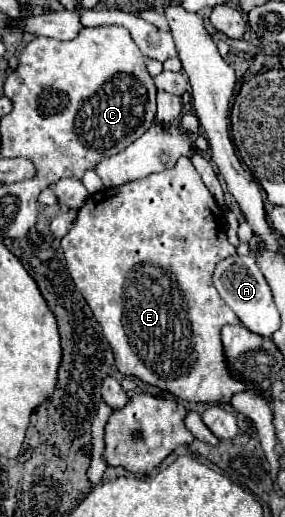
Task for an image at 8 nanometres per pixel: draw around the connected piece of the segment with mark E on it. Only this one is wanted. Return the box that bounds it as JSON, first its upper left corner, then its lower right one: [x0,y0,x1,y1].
[61,158,259,404]

